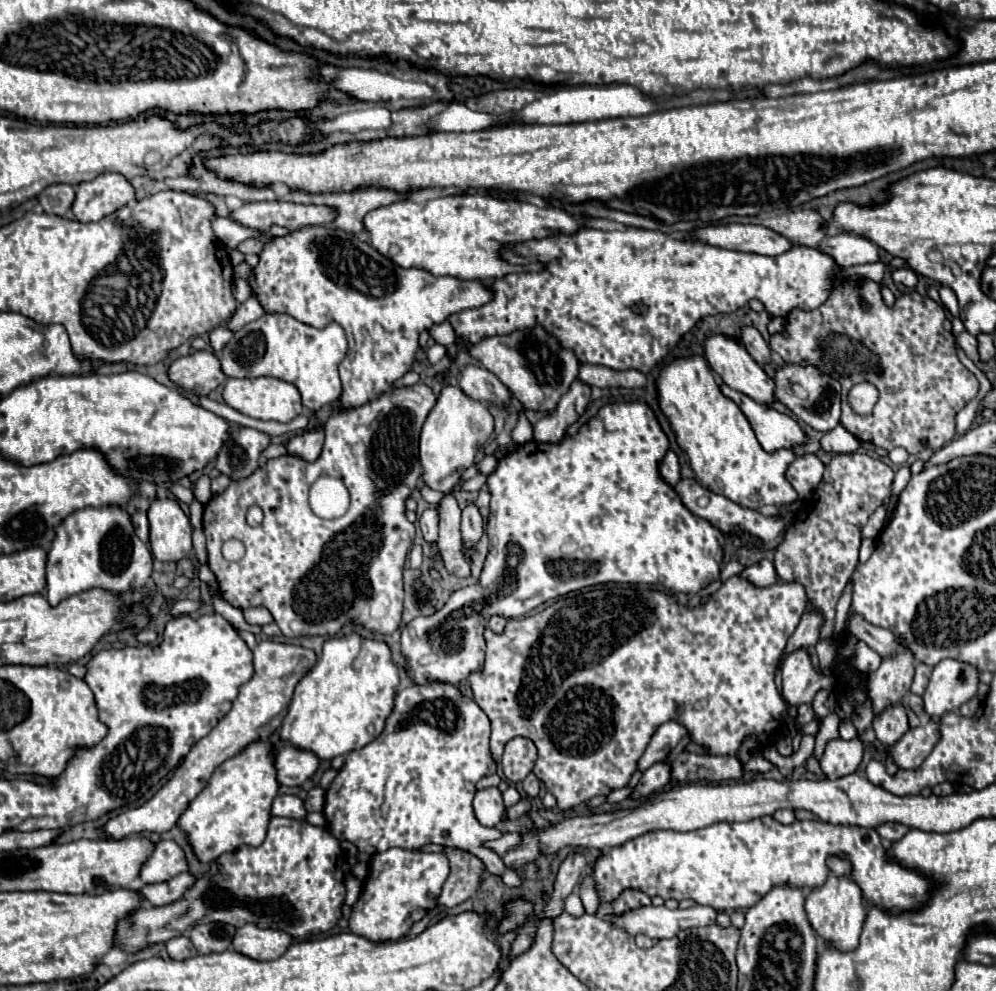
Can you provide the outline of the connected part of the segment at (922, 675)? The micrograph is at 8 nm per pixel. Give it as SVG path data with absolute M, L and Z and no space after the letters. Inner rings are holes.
M922 662L916 664L916 674L914 674L914 682L912 682L912 694L918 694L918 696L924 694L926 686L928 686L930 670L932 670L932 666L926 666Z

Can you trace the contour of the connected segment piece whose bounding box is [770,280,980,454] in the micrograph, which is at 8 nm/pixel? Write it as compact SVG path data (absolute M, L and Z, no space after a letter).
M868 280L862 286L862 296L870 304L870 310L864 312L860 308L858 290L854 286L842 286L830 294L830 298L816 310L792 310L786 316L784 332L778 332L770 338L770 348L782 356L786 364L812 364L812 366L828 366L824 372L834 374L842 386L854 386L854 380L868 380L878 390L878 402L872 414L860 416L852 412L850 404L846 402L848 390L842 390L842 420L840 424L854 434L860 442L874 442L882 448L896 448L902 446L910 454L922 450L920 440L926 438L932 450L942 448L956 436L956 414L978 394L980 382L978 378L960 362L958 348L952 332L946 332L942 322L946 320L944 308L932 302L918 292L902 294L894 310L888 308L880 296L880 286Z

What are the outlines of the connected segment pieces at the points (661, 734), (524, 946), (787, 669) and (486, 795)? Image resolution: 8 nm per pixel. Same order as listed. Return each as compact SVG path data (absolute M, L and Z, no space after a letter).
M666 722L662 724L656 734L652 736L646 752L642 754L642 758L638 760L638 770L644 772L646 768L650 768L654 762L662 762L670 750L676 748L676 744L686 736L684 726L680 726L678 722Z
M530 922L526 928L520 930L518 938L514 940L514 944L512 944L512 956L518 956L518 954L526 952L532 946L532 938L534 936L536 936L536 926L534 926L534 922Z
M798 648L786 656L782 664L782 690L788 704L810 704L816 692L824 688L832 688L832 678L824 676L812 666L806 648Z
M498 788L478 790L474 796L474 814L480 824L496 826L504 814L506 806L502 802L502 794Z

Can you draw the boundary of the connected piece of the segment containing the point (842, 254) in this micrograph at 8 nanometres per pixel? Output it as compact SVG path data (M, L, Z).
M846 232L828 236L826 240L820 242L818 250L830 254L842 268L880 260L880 252L878 252L878 246L874 246L874 242Z

